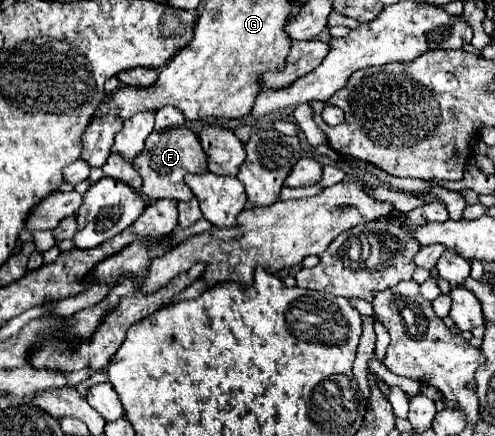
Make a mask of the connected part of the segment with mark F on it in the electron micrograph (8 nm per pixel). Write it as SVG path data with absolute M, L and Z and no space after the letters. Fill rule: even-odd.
M188 127L176 129L176 133L172 133L172 137L160 137L160 133L150 133L148 139L146 139L144 151L140 153L140 157L136 157L136 161L132 165L144 181L142 183L142 193L152 201L158 201L158 199L190 201L192 191L184 183L184 175L186 173L206 173L208 171L206 169L206 155L202 151L202 145L200 145L198 137Z

